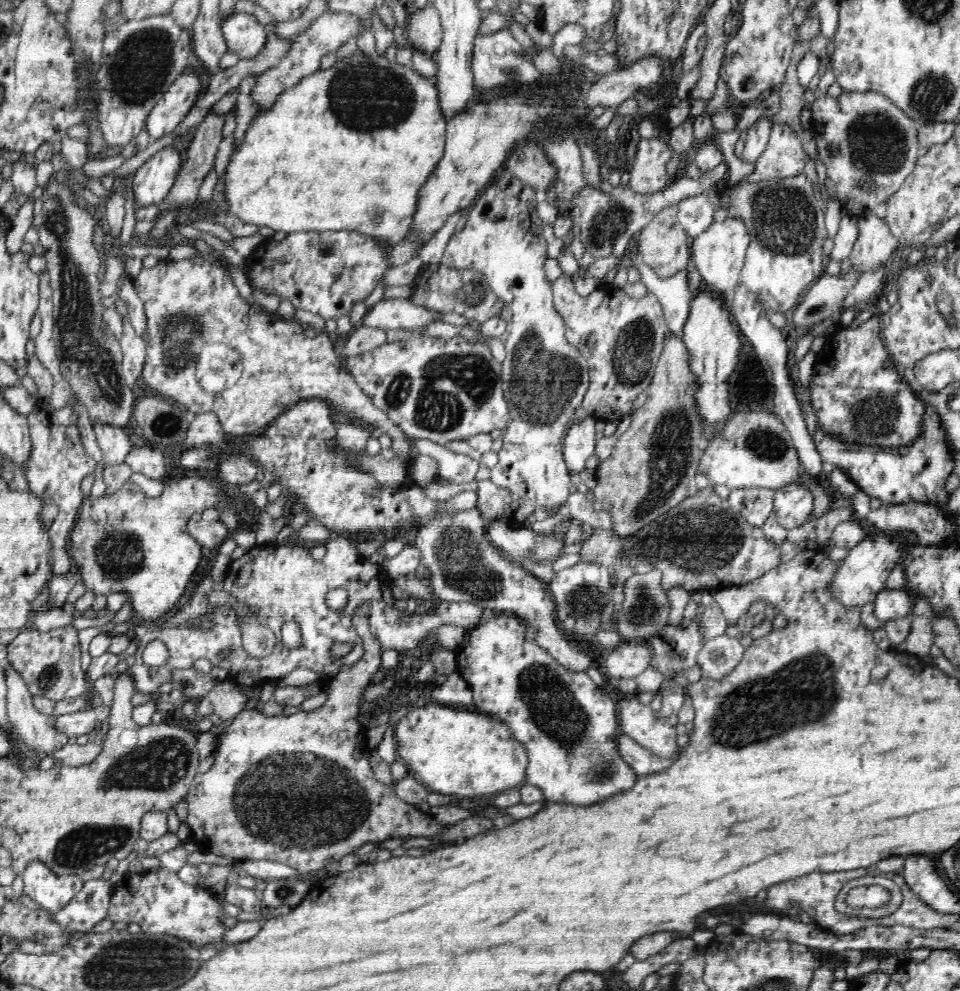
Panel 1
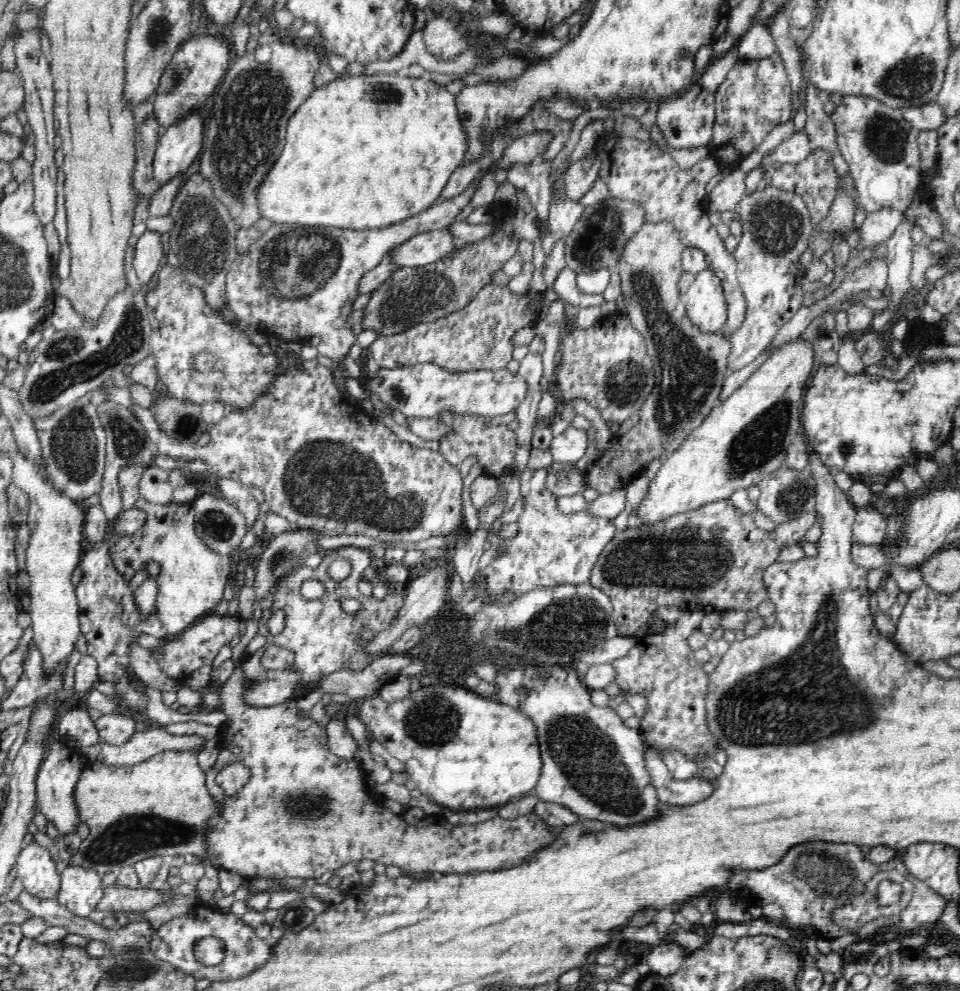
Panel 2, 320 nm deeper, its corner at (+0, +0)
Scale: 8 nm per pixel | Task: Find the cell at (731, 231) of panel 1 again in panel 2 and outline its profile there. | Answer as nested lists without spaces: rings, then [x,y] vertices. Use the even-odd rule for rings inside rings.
[[[707,266],[697,275],[689,289],[682,296],[687,317],[702,332],[724,334],[727,320],[727,302],[722,281],[714,275],[714,269]]]

